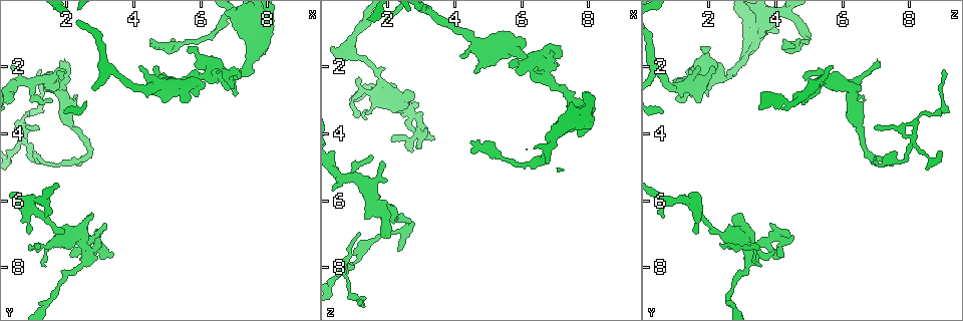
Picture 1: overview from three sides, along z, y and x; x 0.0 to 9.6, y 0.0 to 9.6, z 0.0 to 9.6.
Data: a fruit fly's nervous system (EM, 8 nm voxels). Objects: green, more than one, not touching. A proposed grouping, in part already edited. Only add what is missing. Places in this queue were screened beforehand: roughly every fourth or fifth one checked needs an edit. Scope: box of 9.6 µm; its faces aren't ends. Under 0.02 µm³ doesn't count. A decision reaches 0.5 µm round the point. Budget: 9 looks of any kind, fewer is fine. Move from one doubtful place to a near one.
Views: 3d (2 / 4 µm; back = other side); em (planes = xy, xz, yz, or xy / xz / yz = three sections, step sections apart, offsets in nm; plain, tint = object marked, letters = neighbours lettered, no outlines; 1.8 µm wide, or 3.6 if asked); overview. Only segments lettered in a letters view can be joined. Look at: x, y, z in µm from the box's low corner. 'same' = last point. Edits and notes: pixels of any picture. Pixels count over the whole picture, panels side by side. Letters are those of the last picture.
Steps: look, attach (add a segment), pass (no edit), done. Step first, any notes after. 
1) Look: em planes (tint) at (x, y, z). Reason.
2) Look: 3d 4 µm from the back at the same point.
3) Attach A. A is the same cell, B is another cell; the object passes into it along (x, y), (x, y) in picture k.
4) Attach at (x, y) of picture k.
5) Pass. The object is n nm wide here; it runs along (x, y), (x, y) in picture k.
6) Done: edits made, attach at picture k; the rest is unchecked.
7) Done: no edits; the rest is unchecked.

Look: em planes (letters) at (4.50, 1.20, 4.20). Free end.

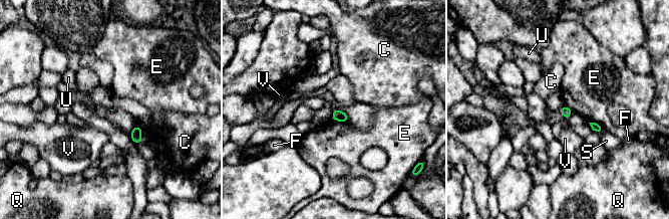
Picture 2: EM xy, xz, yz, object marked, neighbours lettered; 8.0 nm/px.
Pass. The longest contact is with E, 150 nm; C, E, F, Q, S, U and V are other cells; a border runs along (331, 119), (348, 122) in picture 2; no lettered segment goes on from it.

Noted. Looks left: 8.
Look: em 3.6 µm xz step 16 (letters) at (1.80, 1.90, 7.05). Tapers out.

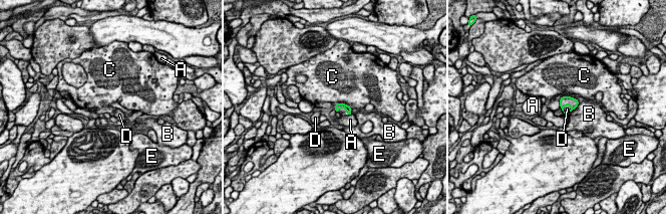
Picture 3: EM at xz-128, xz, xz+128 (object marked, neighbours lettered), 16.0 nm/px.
Look: em 3.6 µm planes (letters) at the same point. Another direction.

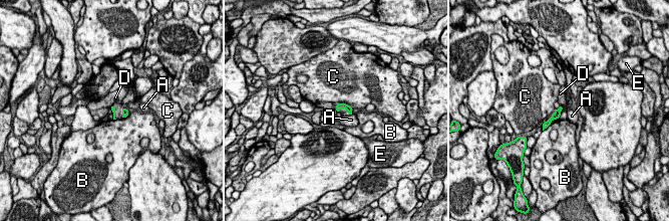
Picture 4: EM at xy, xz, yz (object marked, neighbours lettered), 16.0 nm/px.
Attach D. The longest contact is with C, 280 nm; D is the same cell, A, B, C and E are other cells; the neuron continues.

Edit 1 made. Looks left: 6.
Look: overview. See it whole again.

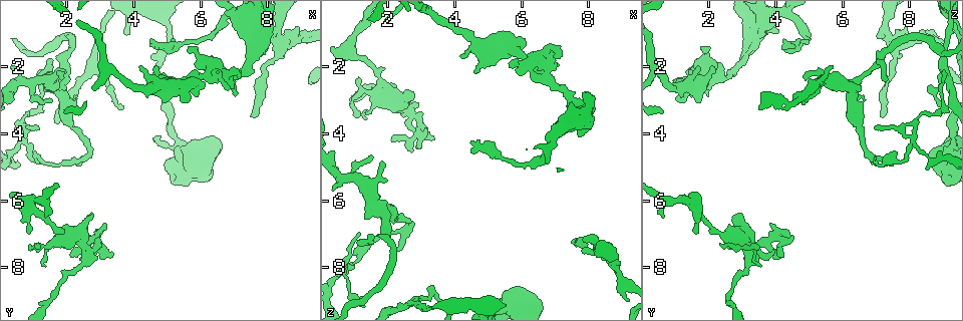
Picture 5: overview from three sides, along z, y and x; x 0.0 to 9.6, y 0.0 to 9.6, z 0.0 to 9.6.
Look: em xz step 8 (letters) at (1.95, 2.25, 4.90). Branch stops here.

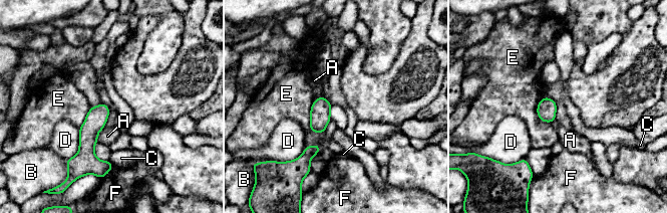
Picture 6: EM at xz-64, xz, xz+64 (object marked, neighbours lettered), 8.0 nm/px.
Look: em planes (letters) at the same point.

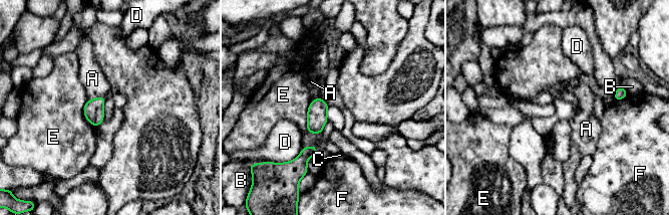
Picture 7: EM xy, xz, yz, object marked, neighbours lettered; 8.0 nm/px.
Pass. The object is 160 nm wide here; A, B, C, D, E and F are other cells; a border runs along (103, 95), (88, 99) in picture 7; no lettered segment goes on from it.

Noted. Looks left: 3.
Look: em xy step 4 (tint) at (7.55, 3.55, 7.20). Thin end.

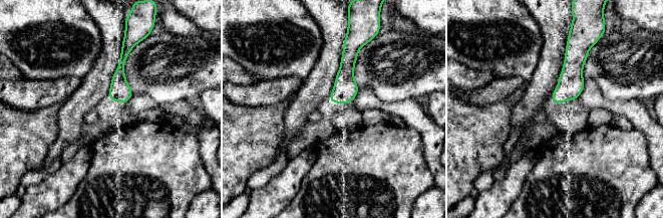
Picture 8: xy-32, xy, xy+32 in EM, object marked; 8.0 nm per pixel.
Look: em xy step 4 (letters) at the same point. What lies round it.

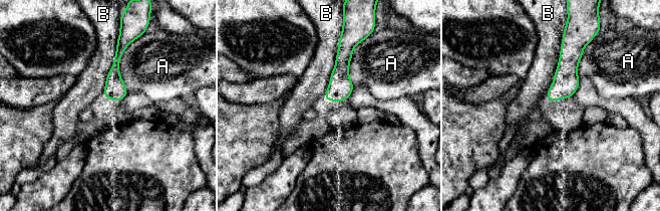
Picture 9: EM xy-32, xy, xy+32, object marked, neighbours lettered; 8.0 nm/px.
Pass. A and B are other cells; a border runs along (588, 44), (578, 64), (579, 79) in picture 9; none of them fits.

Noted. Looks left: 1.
Done: edits made, attach at picture 4; the rest is unchecked.

